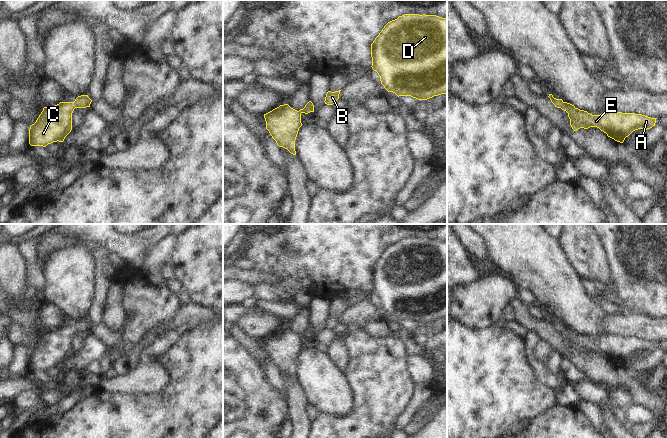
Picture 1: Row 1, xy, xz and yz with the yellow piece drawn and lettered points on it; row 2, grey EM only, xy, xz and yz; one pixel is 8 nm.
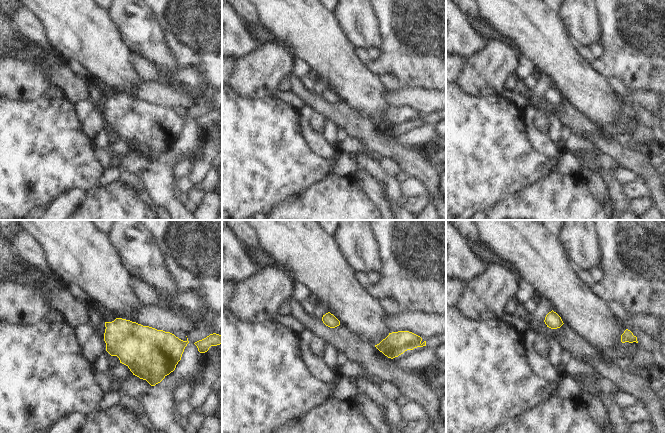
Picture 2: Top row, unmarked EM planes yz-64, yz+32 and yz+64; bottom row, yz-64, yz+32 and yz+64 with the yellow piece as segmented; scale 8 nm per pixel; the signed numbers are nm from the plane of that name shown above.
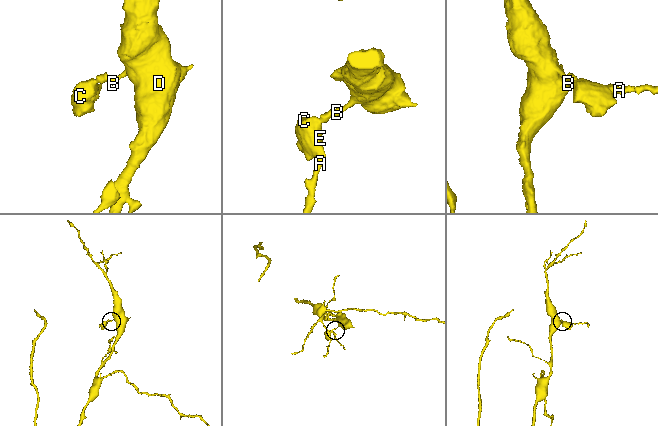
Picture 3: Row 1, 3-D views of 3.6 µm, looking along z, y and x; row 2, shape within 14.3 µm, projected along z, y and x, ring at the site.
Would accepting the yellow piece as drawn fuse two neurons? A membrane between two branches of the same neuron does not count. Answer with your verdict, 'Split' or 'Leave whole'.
Leave whole.

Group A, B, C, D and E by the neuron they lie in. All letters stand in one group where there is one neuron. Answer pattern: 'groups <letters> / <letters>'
groups A B C D E

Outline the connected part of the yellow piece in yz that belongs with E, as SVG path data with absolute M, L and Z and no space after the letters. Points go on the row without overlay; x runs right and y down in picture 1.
M552 318L548 320L557 332L568 337L570 349L574 355L584 352L597 351L607 358L608 361L623 367L633 355L638 353L647 354L655 350L657 342L651 342L642 338L604 335L600 339L592 339L587 335L580 334L574 329L556 323Z

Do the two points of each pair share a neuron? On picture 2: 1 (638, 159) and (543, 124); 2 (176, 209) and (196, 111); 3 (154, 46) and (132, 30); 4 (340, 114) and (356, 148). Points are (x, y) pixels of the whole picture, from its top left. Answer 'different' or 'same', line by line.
1: different
2: same
3: same
4: different

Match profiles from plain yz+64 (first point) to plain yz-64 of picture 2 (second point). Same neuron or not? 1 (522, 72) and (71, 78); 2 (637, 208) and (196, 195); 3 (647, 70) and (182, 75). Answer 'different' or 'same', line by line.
1: different
2: same
3: different

